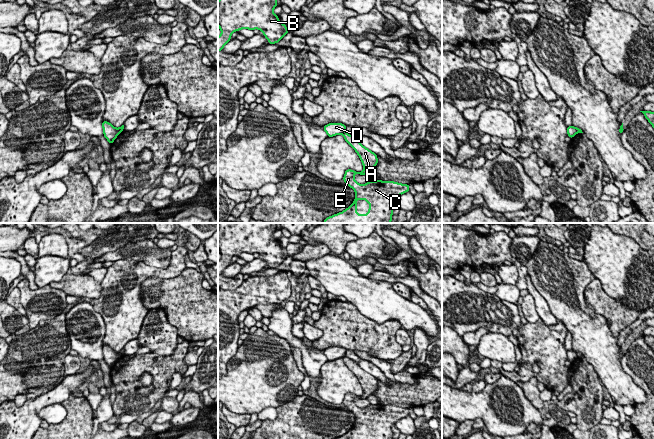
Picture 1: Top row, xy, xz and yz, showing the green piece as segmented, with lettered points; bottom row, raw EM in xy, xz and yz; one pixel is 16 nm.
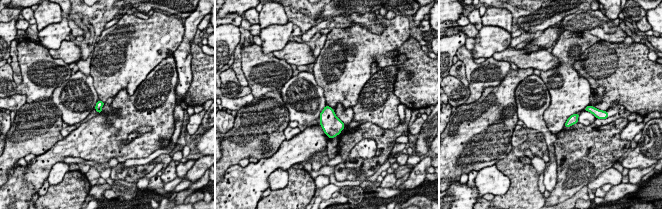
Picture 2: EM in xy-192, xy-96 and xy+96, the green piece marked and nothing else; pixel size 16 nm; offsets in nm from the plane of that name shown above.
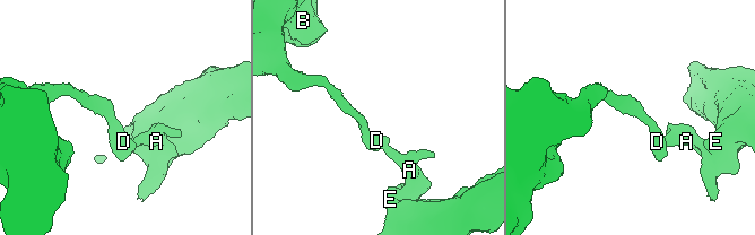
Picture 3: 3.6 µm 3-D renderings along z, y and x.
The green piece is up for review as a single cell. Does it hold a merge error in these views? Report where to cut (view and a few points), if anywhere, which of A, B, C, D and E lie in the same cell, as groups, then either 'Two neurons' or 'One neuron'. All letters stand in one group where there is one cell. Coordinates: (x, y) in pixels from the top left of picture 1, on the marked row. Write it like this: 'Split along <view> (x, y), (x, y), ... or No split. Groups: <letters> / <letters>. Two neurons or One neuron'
Split along xz (345, 132), (342, 133). Groups: A C E / B D. Two neurons

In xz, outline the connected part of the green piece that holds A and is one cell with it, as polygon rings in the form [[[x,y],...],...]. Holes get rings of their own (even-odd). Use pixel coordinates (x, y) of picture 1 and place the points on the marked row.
[[[343,133],[345,141],[356,151],[363,164],[363,171],[356,172],[351,169],[345,171],[343,181],[355,191],[354,202],[344,211],[327,217],[323,223],[391,223],[393,207],[392,202],[406,192],[409,184],[394,181],[369,181],[359,184],[354,175],[366,175],[378,164],[377,155],[364,147],[357,138]],[[357,200],[366,200],[369,203],[368,214],[357,213]]]

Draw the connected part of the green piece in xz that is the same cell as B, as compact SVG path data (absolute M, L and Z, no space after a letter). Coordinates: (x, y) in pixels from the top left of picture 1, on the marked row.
M219 0L218 1L218 27L221 35L218 37L218 52L230 41L233 32L241 29L259 29L269 44L278 43L289 30L286 24L279 21L278 15L273 13L277 7L277 0Z

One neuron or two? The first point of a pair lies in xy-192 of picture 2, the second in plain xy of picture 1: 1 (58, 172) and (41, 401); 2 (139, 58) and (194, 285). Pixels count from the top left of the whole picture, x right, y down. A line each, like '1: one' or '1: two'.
1: two
2: two

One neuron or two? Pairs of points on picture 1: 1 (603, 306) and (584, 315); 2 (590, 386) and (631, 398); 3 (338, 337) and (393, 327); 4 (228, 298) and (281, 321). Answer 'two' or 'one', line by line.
1: two
2: two
3: one
4: two

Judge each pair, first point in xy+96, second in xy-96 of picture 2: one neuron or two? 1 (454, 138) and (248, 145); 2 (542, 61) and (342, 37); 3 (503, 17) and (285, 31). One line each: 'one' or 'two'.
1: one
2: two
3: two

